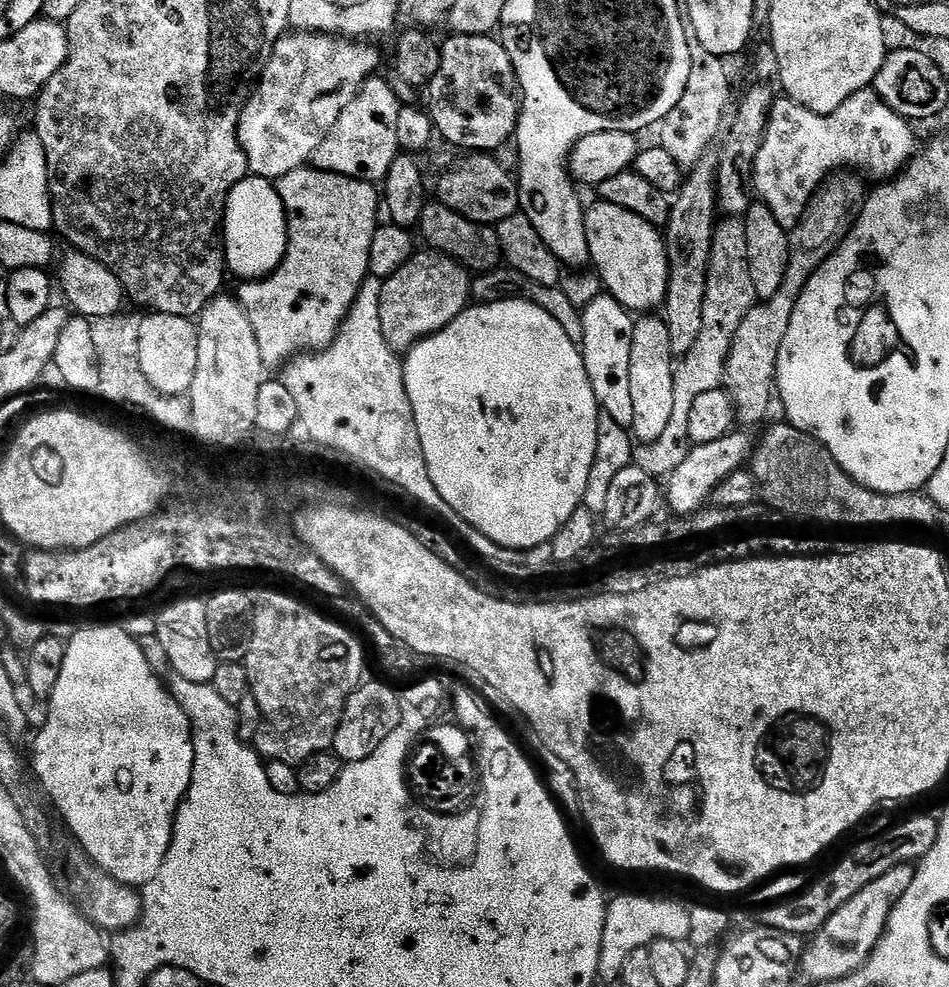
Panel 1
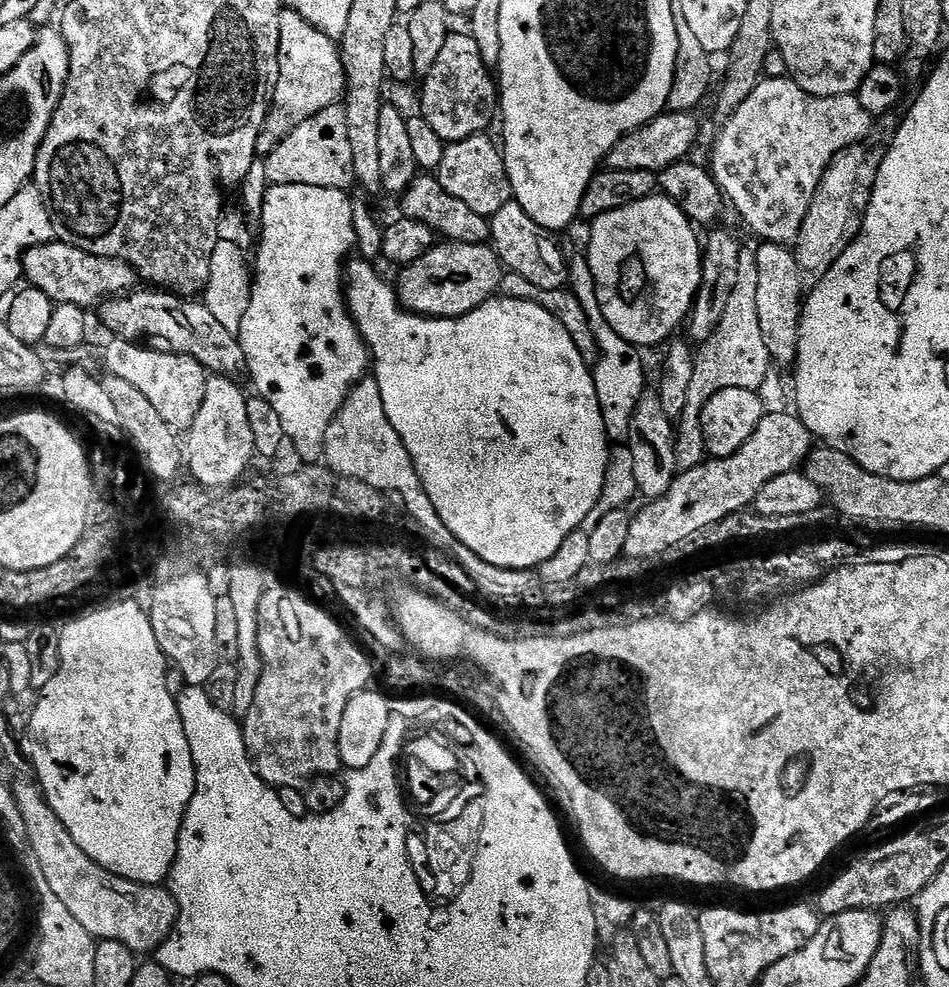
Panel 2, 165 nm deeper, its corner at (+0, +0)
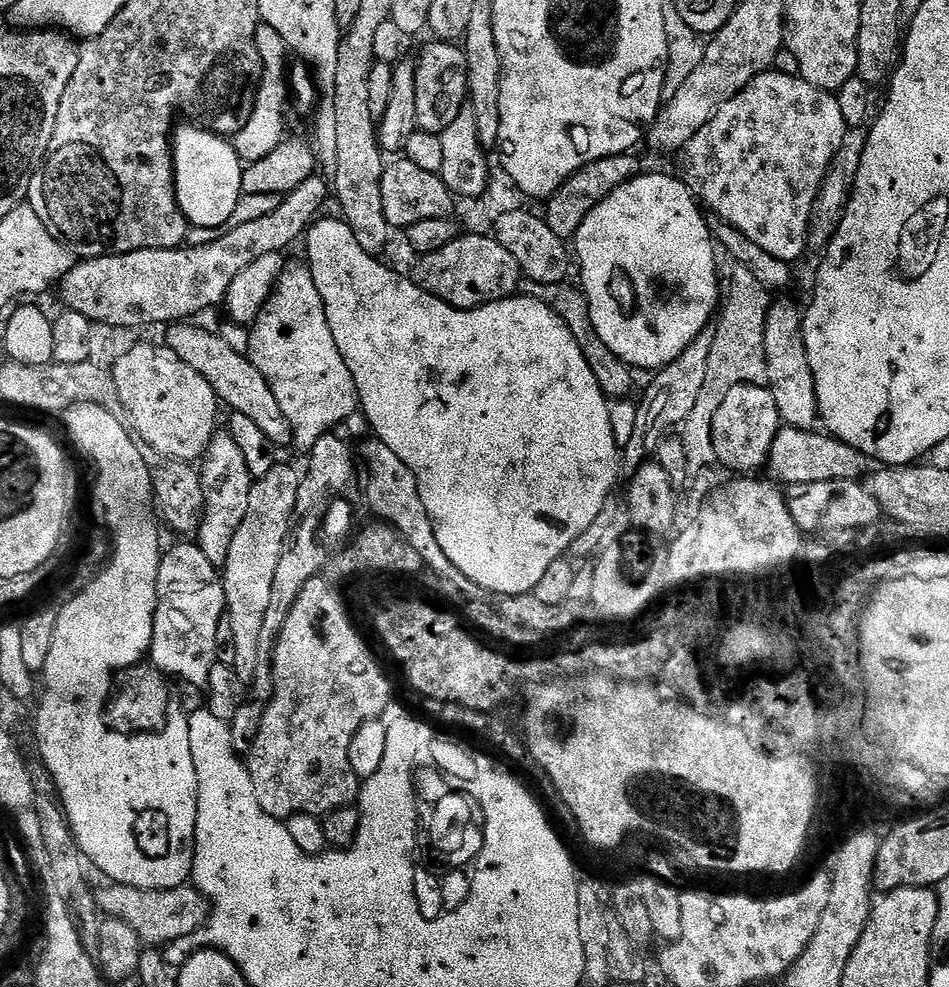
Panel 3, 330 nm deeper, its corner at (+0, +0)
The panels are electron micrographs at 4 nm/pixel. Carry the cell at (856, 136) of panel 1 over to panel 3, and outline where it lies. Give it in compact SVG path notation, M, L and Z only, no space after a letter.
M769 70L754 77L733 100L718 110L718 114L714 114L714 118L710 118L706 126L702 126L702 130L698 130L698 134L694 134L682 152L682 176L693 196L709 213L717 212L723 223L734 225L750 238L750 242L762 246L766 254L796 262L804 251L809 251L808 223L816 195L830 162L844 145L849 132L848 123L842 118L842 106L838 106L833 93L799 76Z

